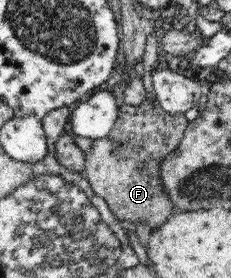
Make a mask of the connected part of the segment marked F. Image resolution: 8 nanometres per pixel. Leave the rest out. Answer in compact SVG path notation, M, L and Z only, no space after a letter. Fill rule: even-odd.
M143 101L138 106L122 106L118 123L102 139L93 141L92 148L85 155L86 177L94 193L108 204L110 211L118 220L146 222L152 230L162 225L172 213L176 213L168 194L162 188L160 163L168 153L172 153L184 135L189 121L183 113L168 114L160 108L158 102Z

